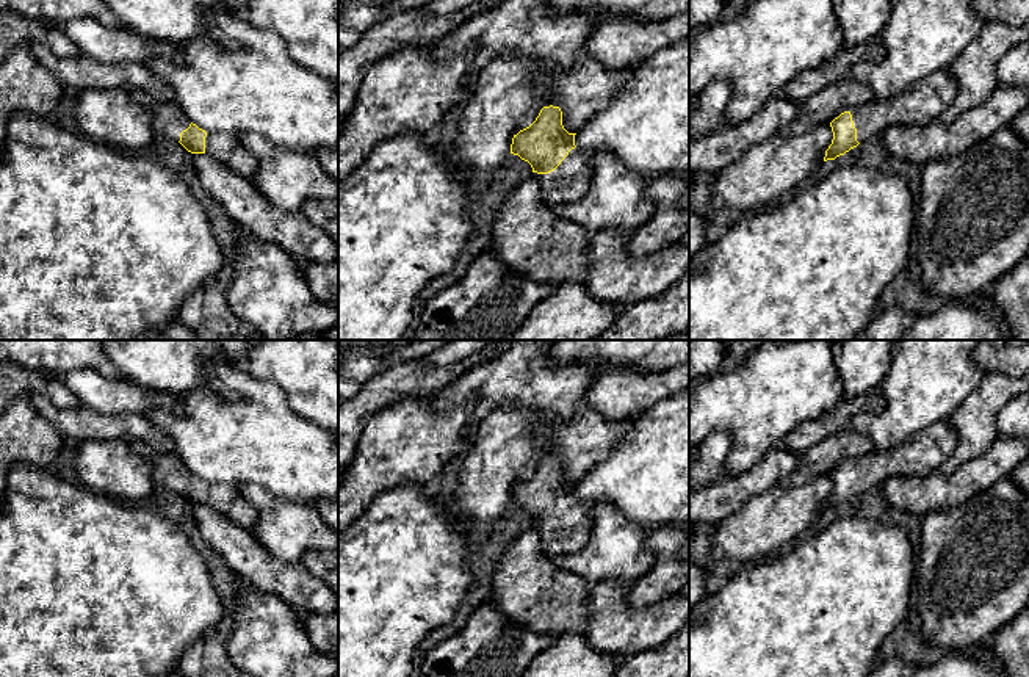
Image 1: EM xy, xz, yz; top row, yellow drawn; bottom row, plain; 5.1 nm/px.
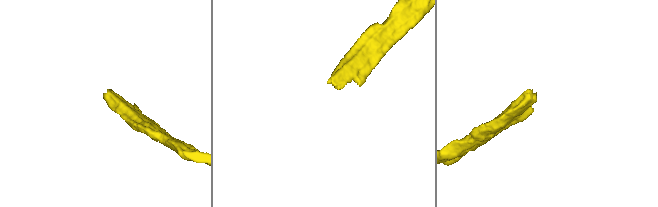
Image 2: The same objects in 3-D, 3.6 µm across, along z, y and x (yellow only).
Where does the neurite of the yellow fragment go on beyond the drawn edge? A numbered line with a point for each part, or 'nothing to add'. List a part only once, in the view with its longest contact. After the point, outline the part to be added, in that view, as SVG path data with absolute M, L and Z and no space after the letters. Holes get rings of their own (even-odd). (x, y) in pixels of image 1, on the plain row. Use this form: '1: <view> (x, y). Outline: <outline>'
1: xz (569, 533). Outline: M575 498L554 522L533 525L539 528L540 548L548 558L572 555L579 552L589 539L594 527L594 506Z

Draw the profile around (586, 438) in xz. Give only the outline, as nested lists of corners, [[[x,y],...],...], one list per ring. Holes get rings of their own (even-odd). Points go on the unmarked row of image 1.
[[[581,407],[561,426],[540,423],[534,437],[545,458],[561,459],[564,480],[578,484],[630,434],[633,425],[633,420],[612,422],[594,409]]]

